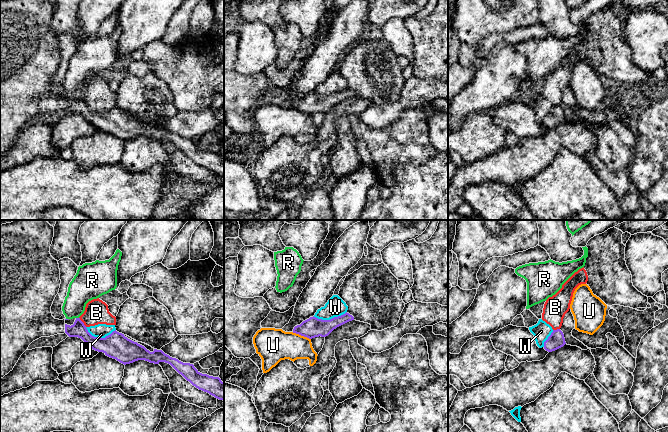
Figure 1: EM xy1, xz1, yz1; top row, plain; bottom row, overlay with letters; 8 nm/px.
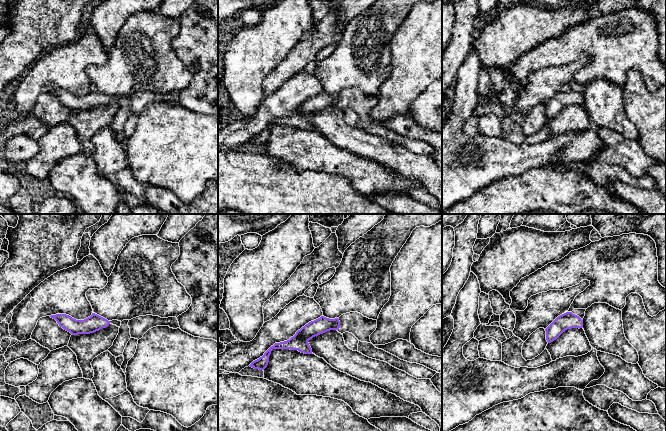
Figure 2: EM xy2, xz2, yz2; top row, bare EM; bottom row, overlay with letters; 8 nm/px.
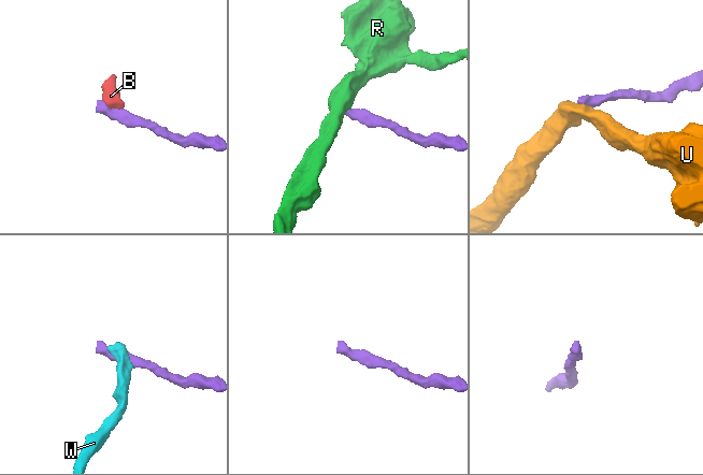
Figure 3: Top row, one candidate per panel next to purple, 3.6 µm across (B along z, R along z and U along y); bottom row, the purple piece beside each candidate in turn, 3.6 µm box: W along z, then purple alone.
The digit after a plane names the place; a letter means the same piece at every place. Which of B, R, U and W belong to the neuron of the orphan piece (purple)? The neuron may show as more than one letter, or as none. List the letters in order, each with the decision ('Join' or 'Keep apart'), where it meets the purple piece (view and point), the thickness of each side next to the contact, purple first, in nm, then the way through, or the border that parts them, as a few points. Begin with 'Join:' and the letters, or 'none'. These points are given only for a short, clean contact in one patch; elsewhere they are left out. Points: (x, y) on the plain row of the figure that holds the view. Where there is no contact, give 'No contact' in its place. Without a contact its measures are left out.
Join: none
B: Keep apart. Touches purple at xy1 (82, 98). Thickness 120 nm (purple) against 190 nm. Boundary: xy1 (79, 93), (86, 102)
R: Keep apart. Touches purple at xy1 (77, 94). Thickness 120 nm (purple) against 220 nm. Boundary: xy1 (76, 93), (78, 94)
U: Keep apart. Touches purple at xz1 (301, 111). Thickness 160 nm (purple) against 280 nm. Boundary: xz1 (292, 108), (310, 115)
W: Keep apart. Touches purple at xz1 (330, 95). Thickness 160 nm (purple) against 150 nm. Boundary: xz1 (346, 87), (329, 95), (318, 95), (313, 92)

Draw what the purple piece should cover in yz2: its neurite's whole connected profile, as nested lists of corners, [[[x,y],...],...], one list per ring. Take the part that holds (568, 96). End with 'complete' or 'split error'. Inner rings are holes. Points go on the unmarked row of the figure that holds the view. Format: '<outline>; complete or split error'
[[[566,88],[558,92],[546,105],[546,116],[548,119],[556,116],[565,106],[572,104],[582,104],[583,96],[573,90]]]; complete

